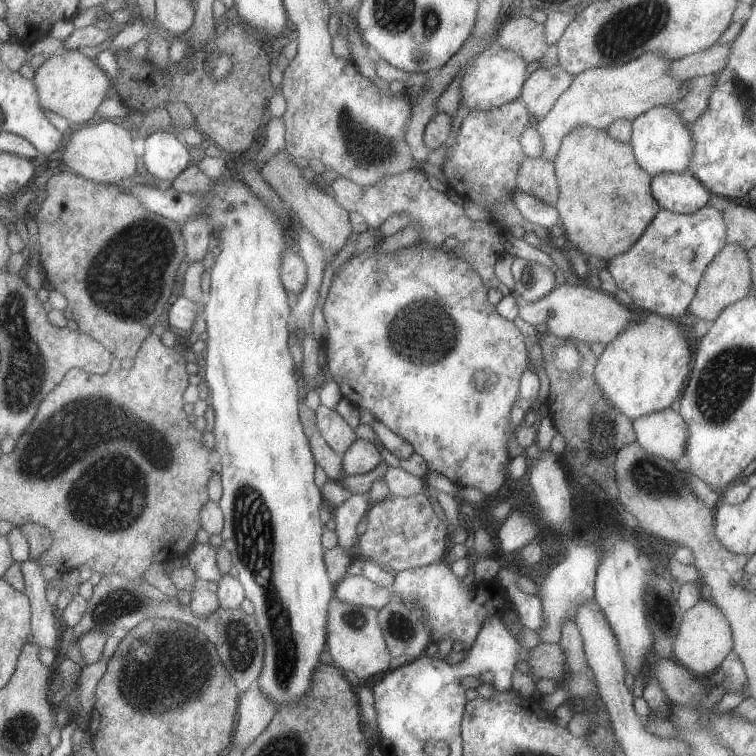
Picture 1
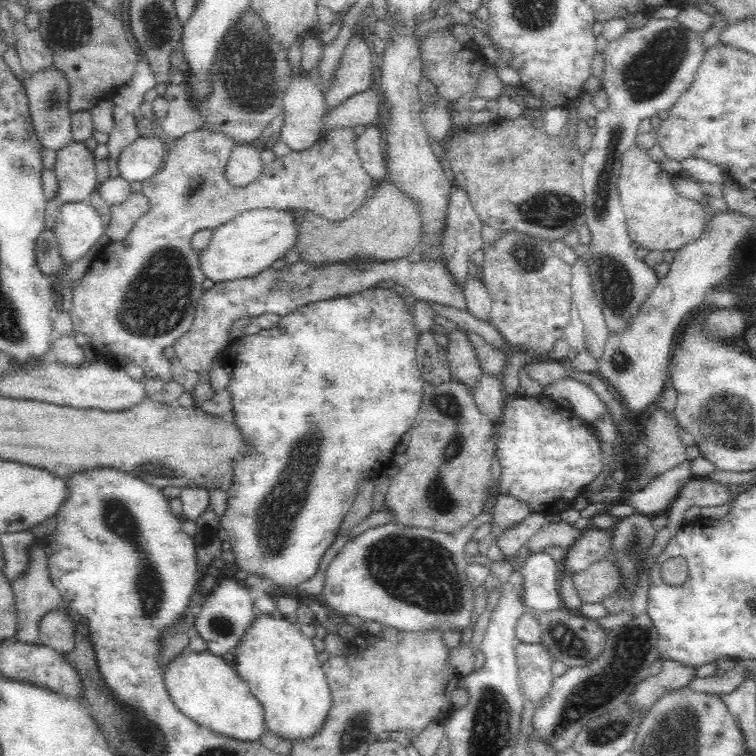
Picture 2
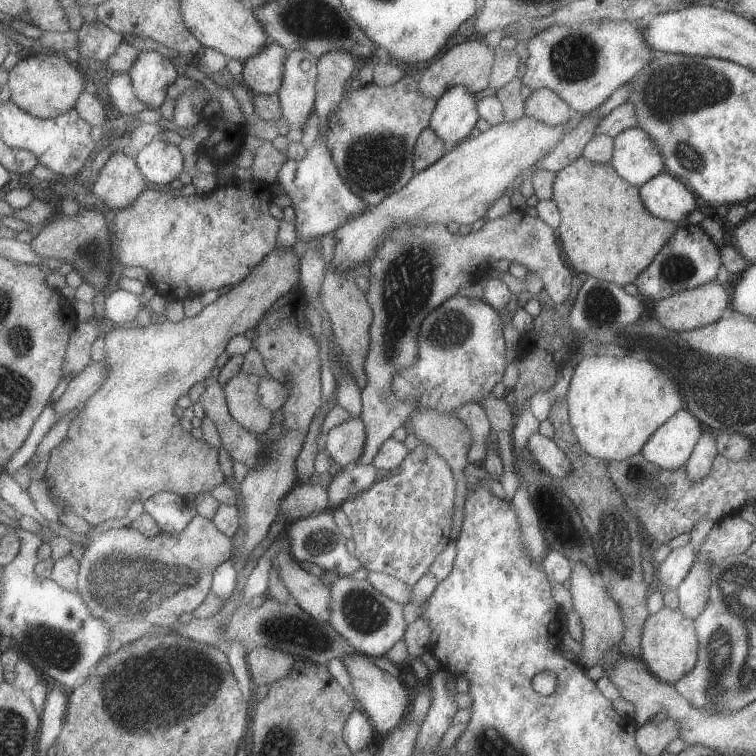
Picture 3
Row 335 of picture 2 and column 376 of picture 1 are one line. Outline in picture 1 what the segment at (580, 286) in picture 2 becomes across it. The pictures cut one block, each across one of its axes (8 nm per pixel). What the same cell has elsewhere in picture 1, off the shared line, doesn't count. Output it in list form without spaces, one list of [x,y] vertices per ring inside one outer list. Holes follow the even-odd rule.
[[[365,575],[348,576],[337,586],[337,596],[354,605],[384,609],[396,597],[393,589],[385,588]]]

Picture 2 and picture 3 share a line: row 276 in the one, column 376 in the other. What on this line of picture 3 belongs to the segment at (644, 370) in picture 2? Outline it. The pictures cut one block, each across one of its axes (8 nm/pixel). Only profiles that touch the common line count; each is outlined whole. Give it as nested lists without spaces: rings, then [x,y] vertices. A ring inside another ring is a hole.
[[[359,651],[343,656],[343,661],[352,675],[358,703],[371,716],[377,730],[382,734],[398,730],[410,706],[410,694],[406,692],[406,681],[409,679],[397,678],[384,668],[380,668],[371,655]]]

